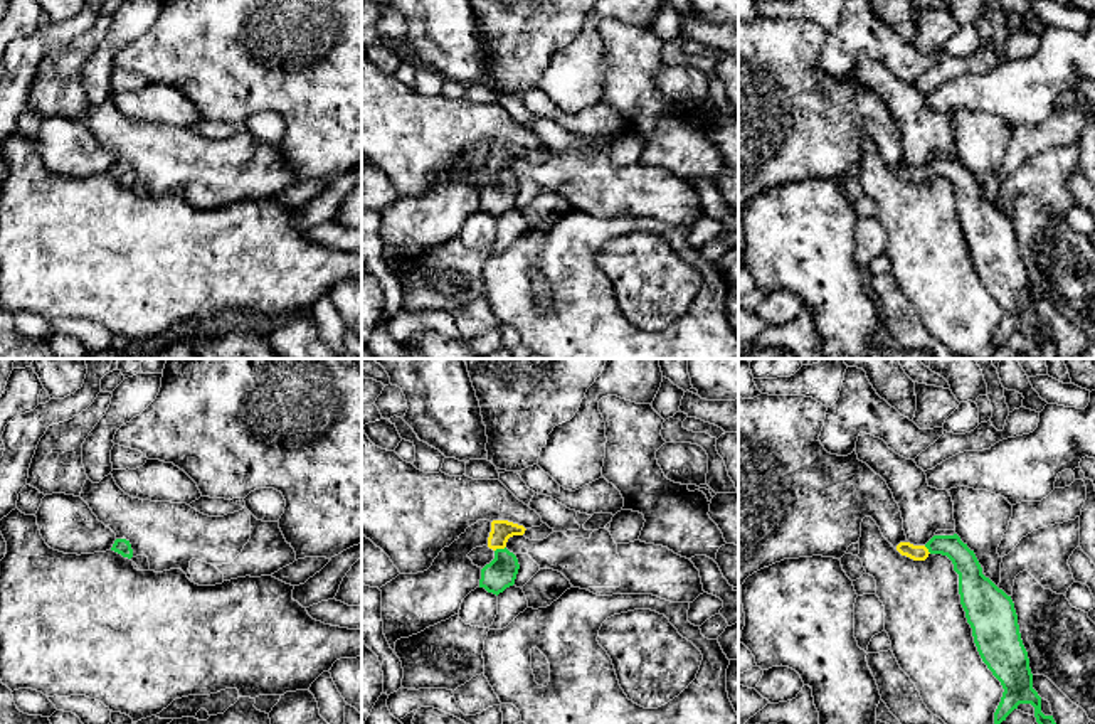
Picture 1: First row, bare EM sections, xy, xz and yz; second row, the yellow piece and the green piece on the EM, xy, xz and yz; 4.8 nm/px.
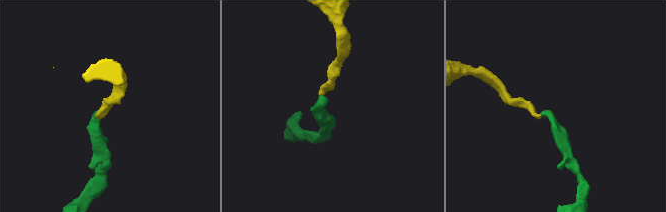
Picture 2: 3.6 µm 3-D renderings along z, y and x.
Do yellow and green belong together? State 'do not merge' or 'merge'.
merge

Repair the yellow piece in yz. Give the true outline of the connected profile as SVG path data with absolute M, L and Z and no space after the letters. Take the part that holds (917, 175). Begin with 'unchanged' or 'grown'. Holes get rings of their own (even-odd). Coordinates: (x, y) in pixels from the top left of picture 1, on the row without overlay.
grown; M957 157L934 158L925 168L900 165L897 173L913 184L925 184L930 177L942 177L952 184L959 197L960 227L972 251L977 274L1004 311L994 335L994 347L1006 343L1019 327L1031 327L1041 359L1058 359L1053 338L1041 335L1041 320L1033 311L1033 296L1014 226L982 197L974 173Z

